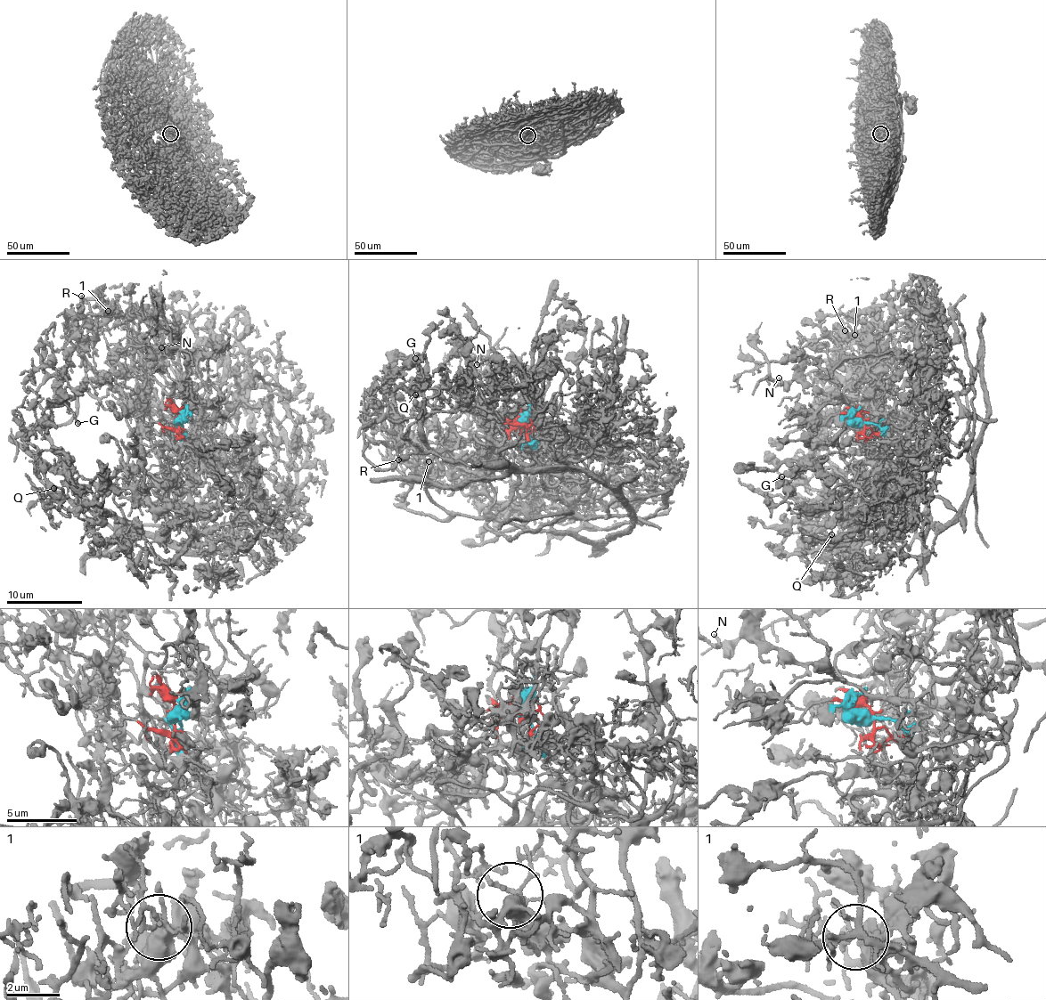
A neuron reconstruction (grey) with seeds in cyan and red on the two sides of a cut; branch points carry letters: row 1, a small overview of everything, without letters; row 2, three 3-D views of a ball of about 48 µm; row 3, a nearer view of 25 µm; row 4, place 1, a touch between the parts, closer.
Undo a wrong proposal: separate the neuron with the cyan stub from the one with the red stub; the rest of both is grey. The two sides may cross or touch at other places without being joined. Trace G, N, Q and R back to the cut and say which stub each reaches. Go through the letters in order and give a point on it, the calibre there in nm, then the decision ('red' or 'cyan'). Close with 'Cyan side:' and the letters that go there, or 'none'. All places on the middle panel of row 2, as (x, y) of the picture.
G: (415, 358) | 170 nm | cyan
N: (477, 364) | 170 nm | red
Q: (415, 394) | 130 nm | cyan
R: (398, 459) | 180 nm | cyan
Cyan side: G, Q, R

